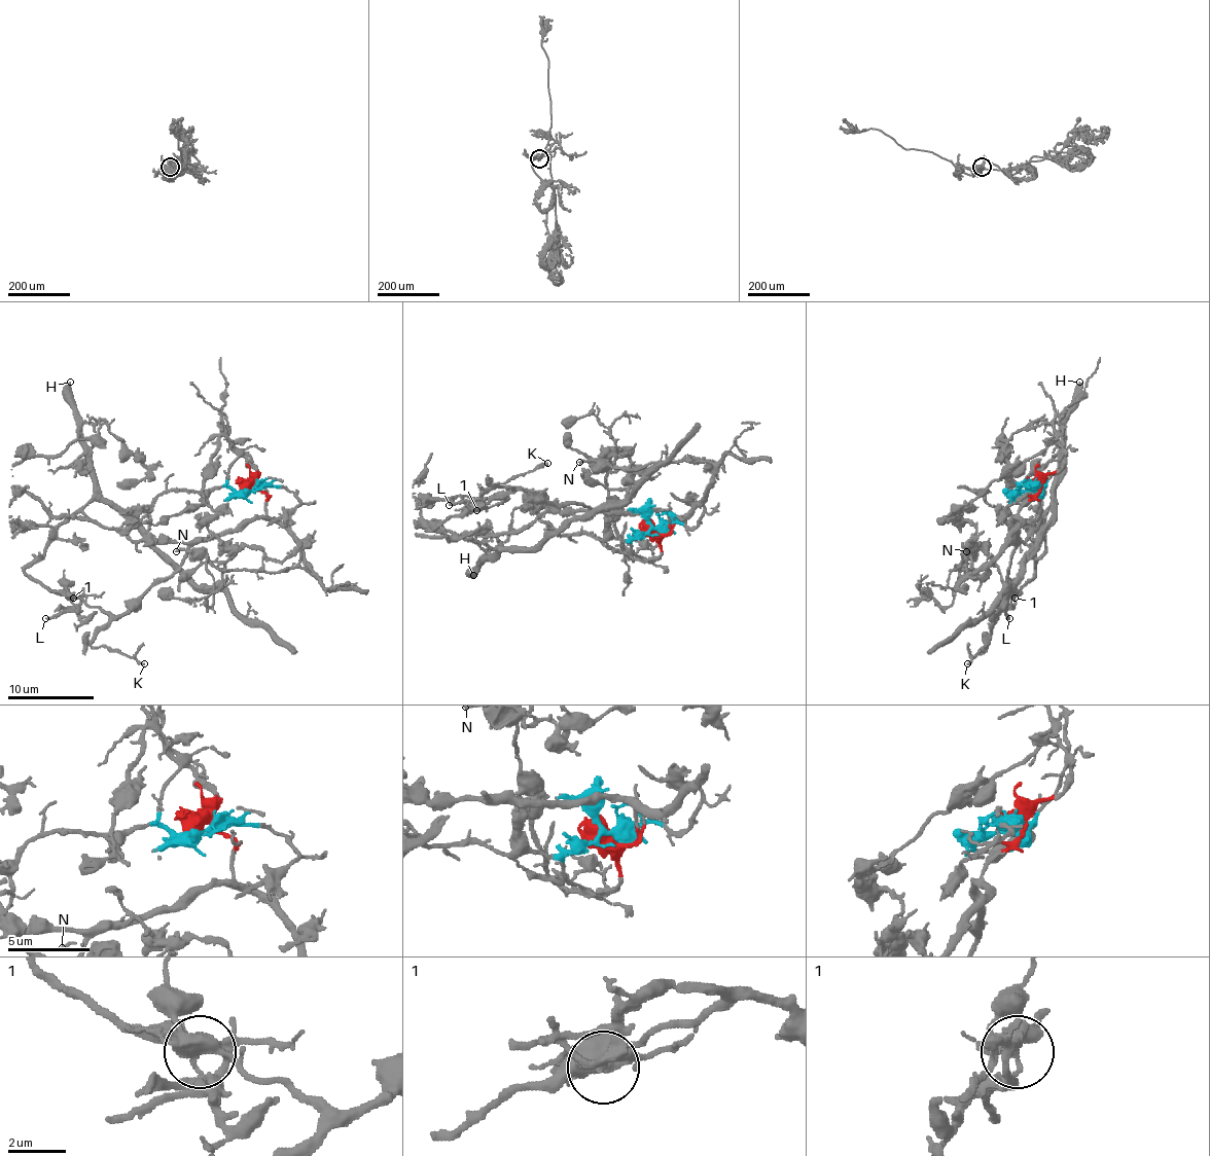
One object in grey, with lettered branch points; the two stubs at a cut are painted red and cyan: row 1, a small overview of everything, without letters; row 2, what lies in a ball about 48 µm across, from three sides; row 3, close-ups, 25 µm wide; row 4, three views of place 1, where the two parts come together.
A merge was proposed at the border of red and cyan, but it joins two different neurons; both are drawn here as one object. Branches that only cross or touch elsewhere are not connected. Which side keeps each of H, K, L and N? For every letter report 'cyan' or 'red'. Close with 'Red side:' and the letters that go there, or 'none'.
H: cyan
K: red
L: cyan
N: red
Red side: K, N

